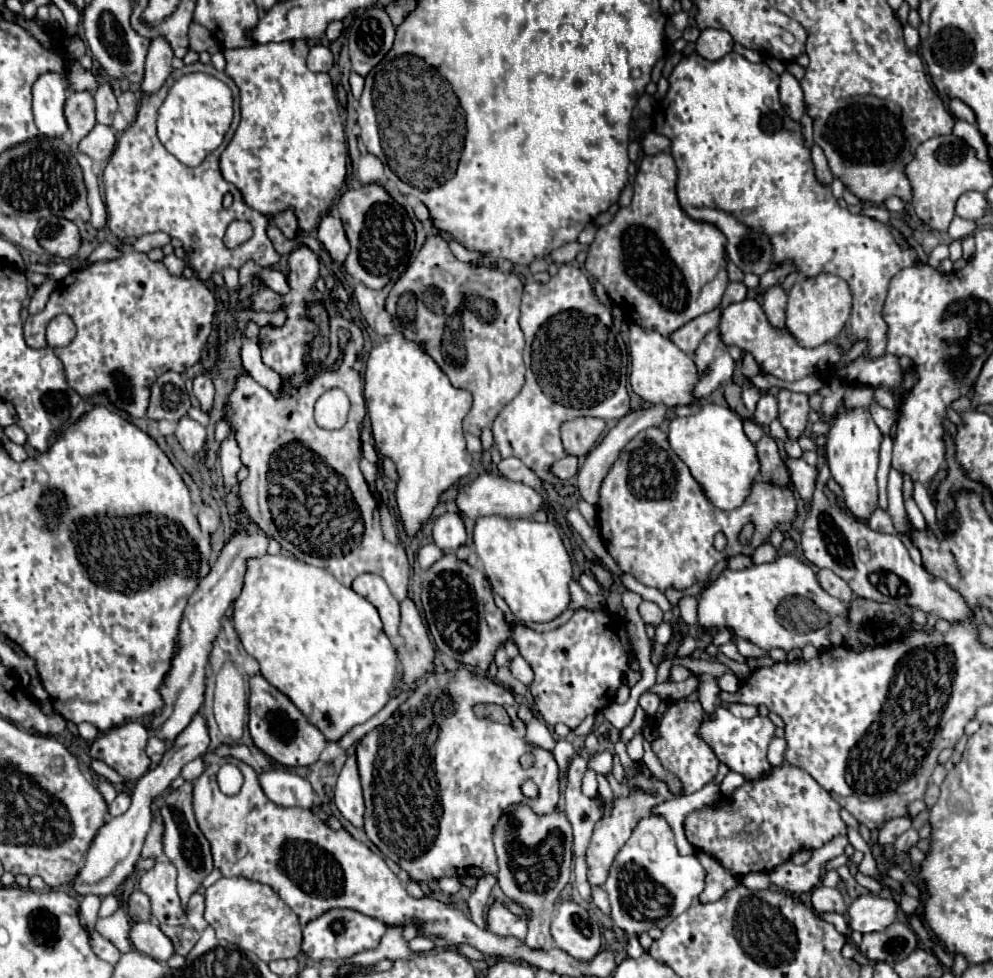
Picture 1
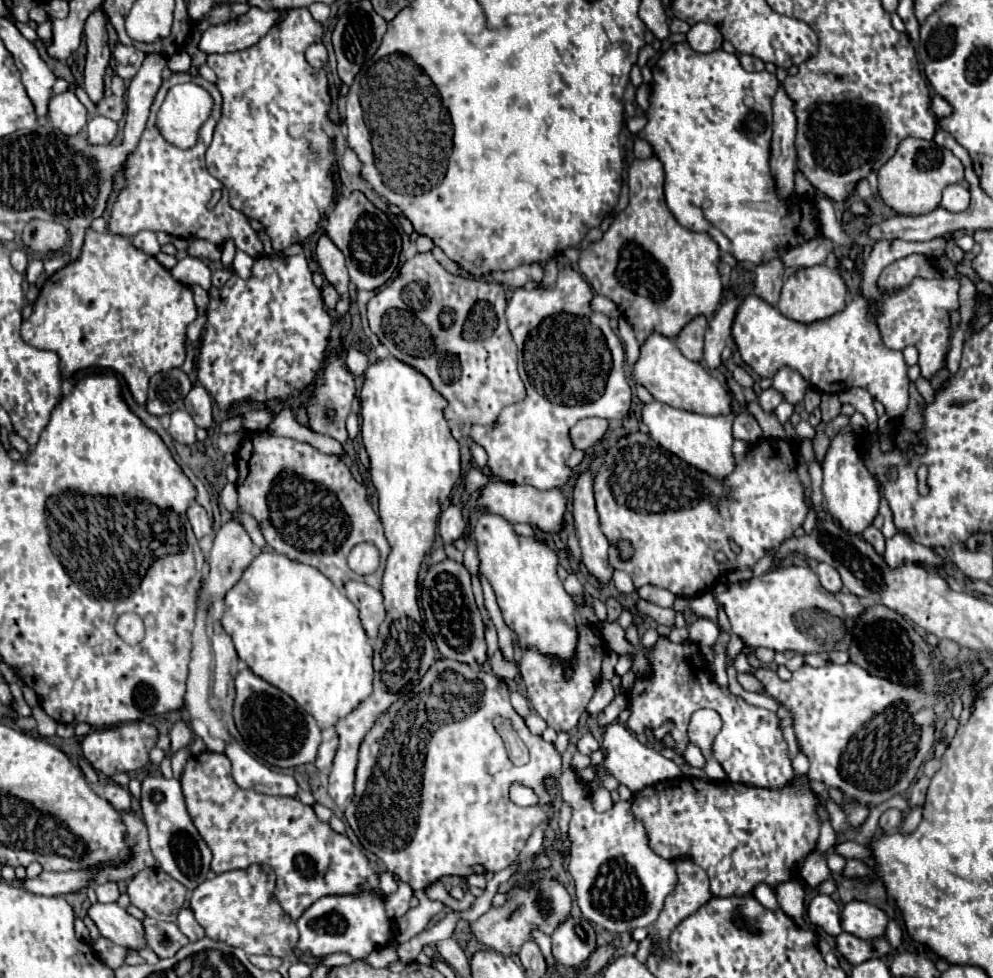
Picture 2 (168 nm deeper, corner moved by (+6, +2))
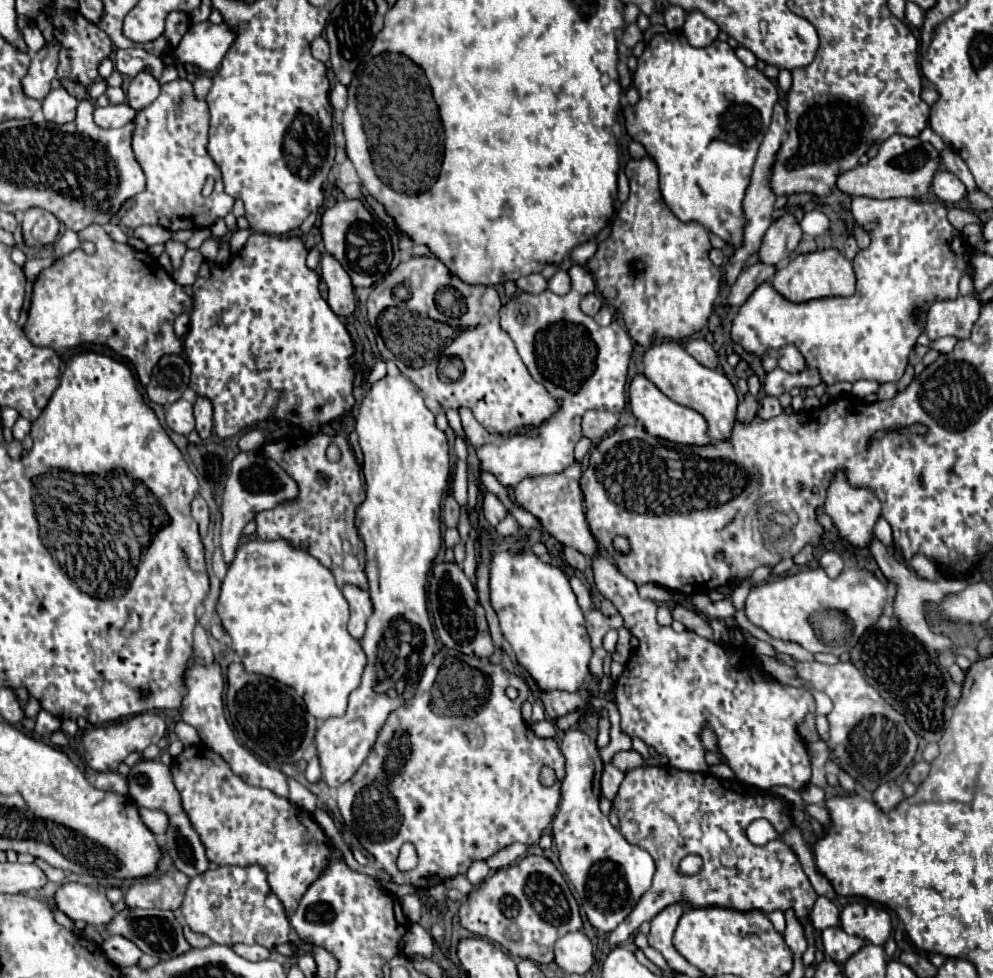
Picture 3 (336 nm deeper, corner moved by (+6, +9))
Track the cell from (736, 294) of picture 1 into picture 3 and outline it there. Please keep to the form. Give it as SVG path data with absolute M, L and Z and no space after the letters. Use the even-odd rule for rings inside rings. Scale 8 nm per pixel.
M687 339L685 341L685 351L693 357L693 359L697 359L701 365L705 365L705 367L717 367L717 353L715 353L715 349L705 341L705 339Z

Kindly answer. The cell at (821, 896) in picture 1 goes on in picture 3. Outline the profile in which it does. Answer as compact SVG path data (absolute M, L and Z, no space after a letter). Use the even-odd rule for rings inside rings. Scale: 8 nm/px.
M819 897L811 911L811 921L813 921L813 927L819 931L839 925L839 909L827 897Z

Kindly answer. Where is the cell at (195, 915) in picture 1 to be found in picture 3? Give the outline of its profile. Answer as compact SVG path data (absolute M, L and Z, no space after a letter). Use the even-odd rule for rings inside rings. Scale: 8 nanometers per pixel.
M185 925L185 939L189 941L189 945L191 947L205 947L205 945L211 945L211 939L209 937L205 937L203 933L195 933L195 931L191 931L191 927L189 925Z

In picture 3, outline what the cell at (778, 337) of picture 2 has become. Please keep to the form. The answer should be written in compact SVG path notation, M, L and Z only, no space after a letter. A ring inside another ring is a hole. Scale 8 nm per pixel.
M853 197L851 201L851 213L857 221L857 225L869 225L869 235L871 235L871 245L865 249L865 251L859 251L855 261L853 261L853 267L855 267L855 275L857 275L857 291L851 295L851 297L825 297L825 299L813 299L813 301L807 301L807 303L791 303L787 301L785 297L781 297L769 283L761 283L753 293L751 297L737 309L735 313L735 319L733 319L733 327L731 327L731 339L735 343L739 343L745 351L749 351L751 355L763 359L767 357L769 351L779 351L781 347L785 345L795 345L801 355L805 357L805 363L809 369L817 369L821 379L827 383L827 385L833 385L833 383L839 383L839 381L849 381L849 383L855 383L859 379L869 379L869 381L877 381L877 383L897 383L903 373L905 373L905 367L907 367L907 357L911 353L911 349L915 347L915 341L917 337L923 333L923 321L915 321L913 317L913 311L917 307L923 307L927 309L929 303L933 299L953 299L957 297L957 283L963 275L963 271L971 265L969 265L969 253L971 253L971 247L967 245L967 241L961 237L961 233L957 229L953 229L947 221L947 209L939 203L921 203L921 201L915 201L915 199L871 199L871 197Z

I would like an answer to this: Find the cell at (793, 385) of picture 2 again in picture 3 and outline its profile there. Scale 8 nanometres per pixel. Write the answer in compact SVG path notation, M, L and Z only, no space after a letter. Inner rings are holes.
M785 345L779 349L779 367L787 373L801 373L805 369L805 359L801 357L801 353L797 351L795 345Z

